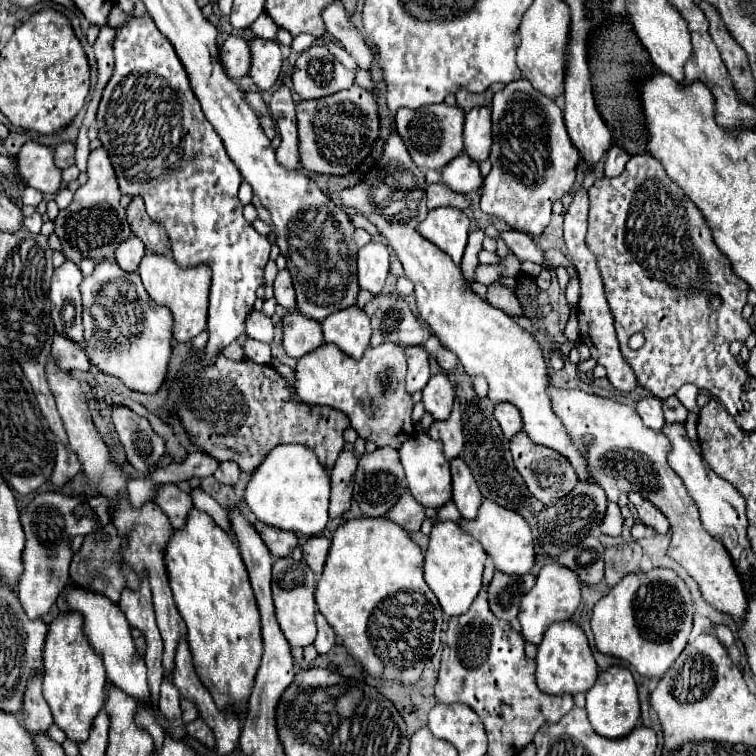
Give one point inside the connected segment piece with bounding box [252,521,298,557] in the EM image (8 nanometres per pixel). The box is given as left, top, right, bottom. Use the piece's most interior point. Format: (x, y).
(280, 543)

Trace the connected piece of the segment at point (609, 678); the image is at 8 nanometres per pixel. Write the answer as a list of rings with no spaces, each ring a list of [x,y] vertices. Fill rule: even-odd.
[[[612,665],[604,673],[598,675],[594,687],[586,693],[586,711],[588,719],[594,727],[594,731],[602,737],[610,739],[620,739],[628,735],[636,725],[640,717],[640,701],[638,701],[638,689],[634,683],[632,673],[626,667]]]

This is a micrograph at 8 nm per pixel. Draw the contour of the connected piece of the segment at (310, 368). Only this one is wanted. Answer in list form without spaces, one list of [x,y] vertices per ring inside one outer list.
[[[322,343],[314,353],[308,353],[298,361],[296,393],[304,403],[324,405],[324,407],[342,411],[350,419],[350,425],[358,431],[358,437],[362,437],[364,441],[374,441],[378,447],[392,445],[398,449],[404,443],[404,439],[410,439],[416,433],[414,423],[410,419],[414,403],[404,389],[404,377],[406,377],[406,355],[404,355],[404,349],[394,343],[368,347],[360,361],[350,359],[332,343]]]

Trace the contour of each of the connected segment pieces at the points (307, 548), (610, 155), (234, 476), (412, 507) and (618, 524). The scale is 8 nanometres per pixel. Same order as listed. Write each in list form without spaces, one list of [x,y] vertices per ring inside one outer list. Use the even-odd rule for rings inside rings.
[[[324,535],[308,537],[306,543],[302,545],[302,549],[304,549],[304,561],[306,561],[306,565],[308,565],[316,575],[320,575],[320,573],[322,573],[322,567],[324,567],[324,563],[326,563],[328,551],[330,551],[330,539],[324,537]]]
[[[612,147],[606,153],[606,177],[616,177],[624,171],[630,155],[622,147]]]
[[[228,460],[220,463],[218,469],[214,473],[214,477],[219,483],[232,485],[238,480],[239,473],[238,465],[234,463],[234,461]]]
[[[404,493],[400,501],[390,509],[388,517],[408,533],[414,533],[414,531],[420,531],[422,521],[426,519],[426,511],[410,493]]]
[[[608,503],[600,531],[602,531],[604,535],[618,537],[618,535],[622,533],[622,525],[624,525],[624,517],[622,517],[622,513],[620,513],[620,507],[618,507],[616,503]]]

